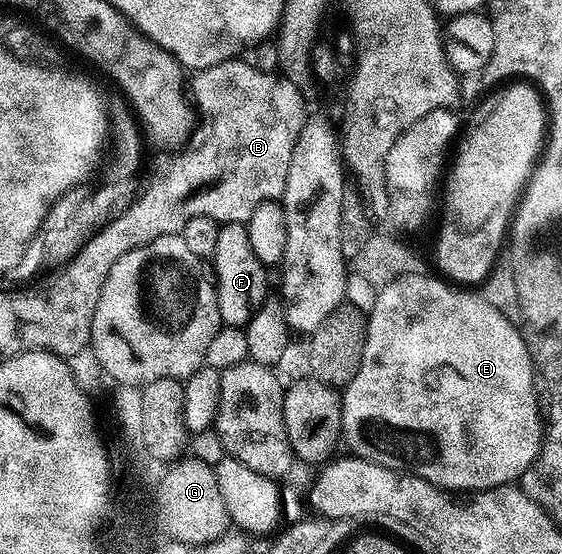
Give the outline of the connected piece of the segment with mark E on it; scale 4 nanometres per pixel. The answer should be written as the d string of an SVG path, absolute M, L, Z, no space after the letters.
M430 273L421 275L401 275L392 279L376 293L373 308L367 314L367 335L365 336L365 352L361 356L361 368L357 368L357 376L353 376L353 380L342 391L343 399L343 437L342 441L347 442L347 446L352 455L356 458L363 458L365 461L375 462L381 466L387 466L390 470L399 470L402 468L406 473L415 474L419 478L424 478L429 484L441 487L442 490L452 492L474 492L477 490L492 490L495 486L505 486L515 484L522 479L523 473L526 472L531 465L535 463L535 457L539 454L539 448L543 444L543 435L545 433L545 422L541 417L541 398L535 395L534 382L537 382L537 371L532 363L531 354L527 350L527 345L523 339L522 333L514 321L508 315L502 314L497 308L493 308L493 304L489 304L484 300L482 293L472 292L467 288L460 288L455 284L448 284L442 277L434 276L431 278Z

